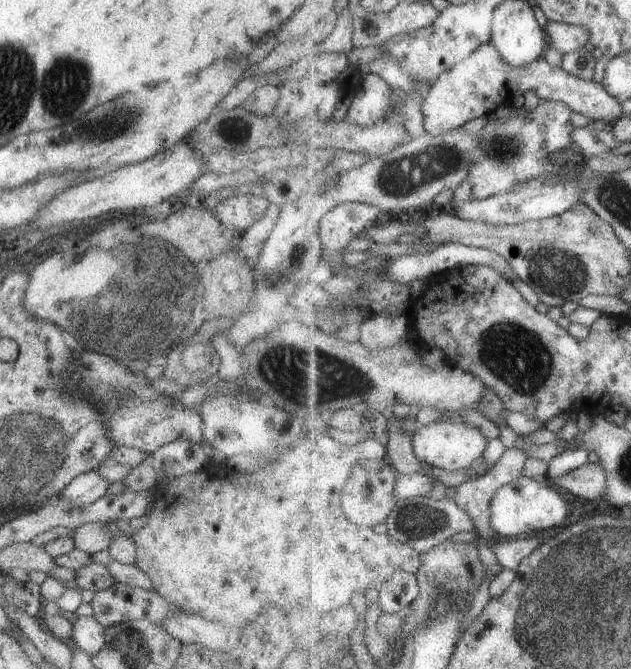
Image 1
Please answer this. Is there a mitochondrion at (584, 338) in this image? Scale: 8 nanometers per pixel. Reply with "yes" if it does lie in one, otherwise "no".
no

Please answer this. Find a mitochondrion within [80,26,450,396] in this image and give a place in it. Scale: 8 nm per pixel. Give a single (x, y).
(292, 260)

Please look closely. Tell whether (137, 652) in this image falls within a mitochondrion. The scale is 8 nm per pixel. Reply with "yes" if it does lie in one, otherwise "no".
yes

